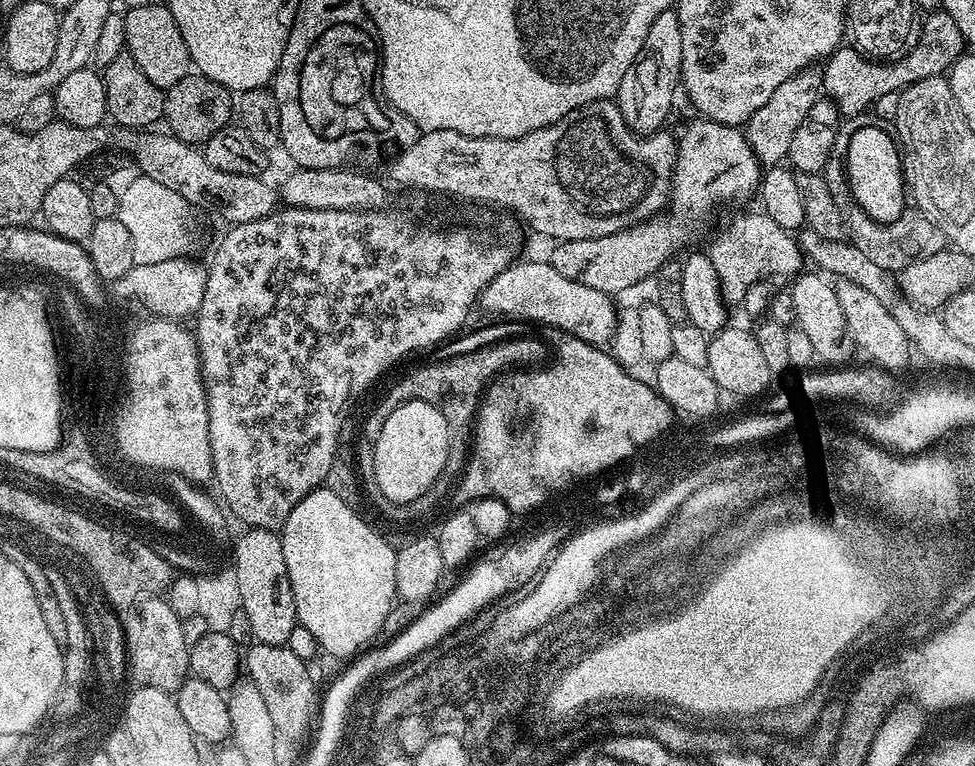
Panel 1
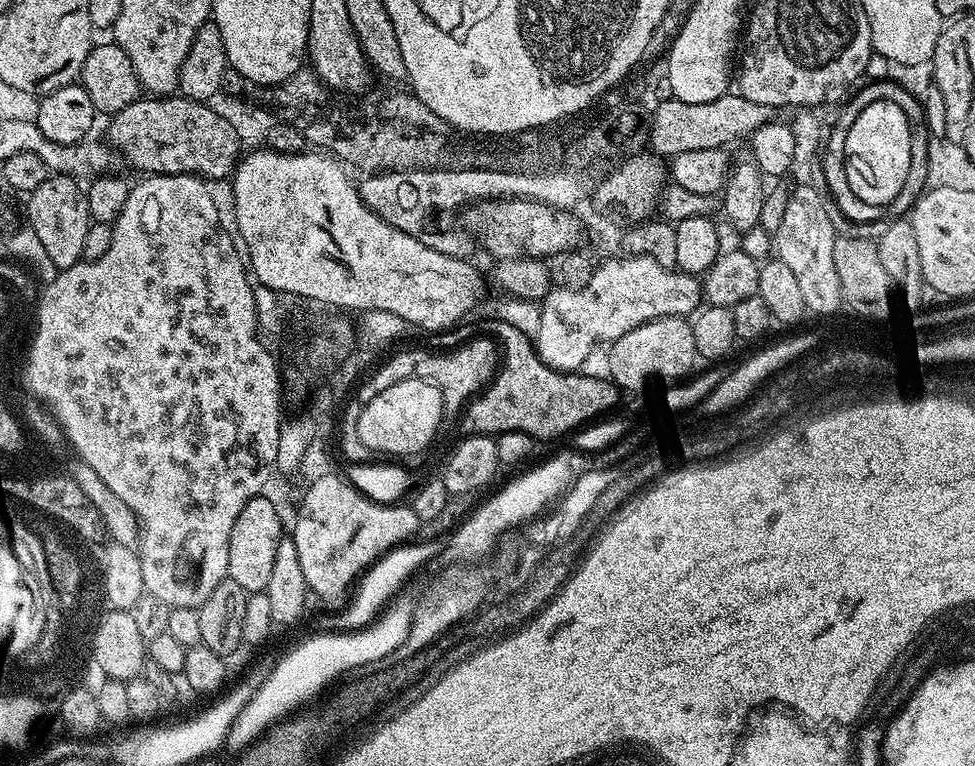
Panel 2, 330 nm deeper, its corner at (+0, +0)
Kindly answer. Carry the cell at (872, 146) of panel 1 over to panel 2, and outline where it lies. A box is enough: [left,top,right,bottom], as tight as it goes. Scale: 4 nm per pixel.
[848,101,910,200]

